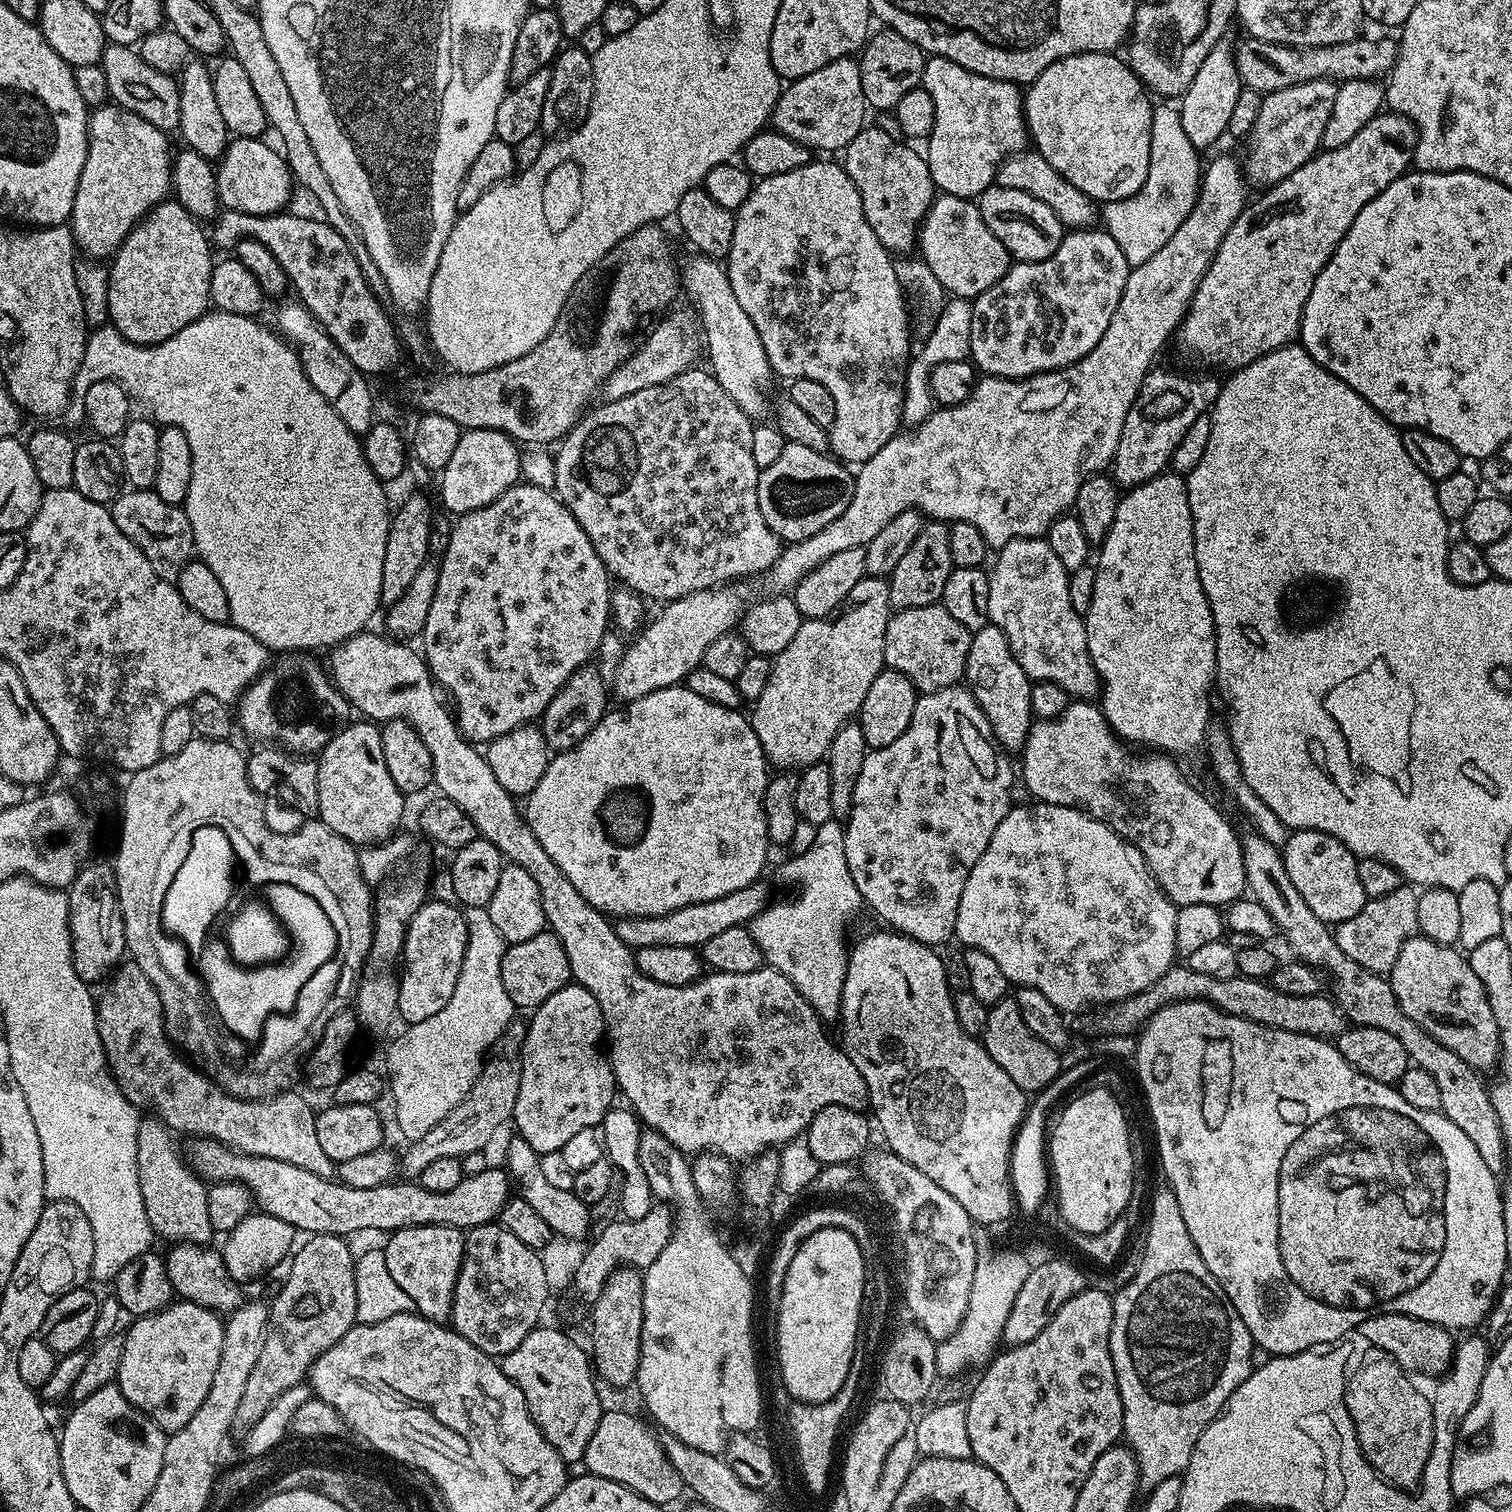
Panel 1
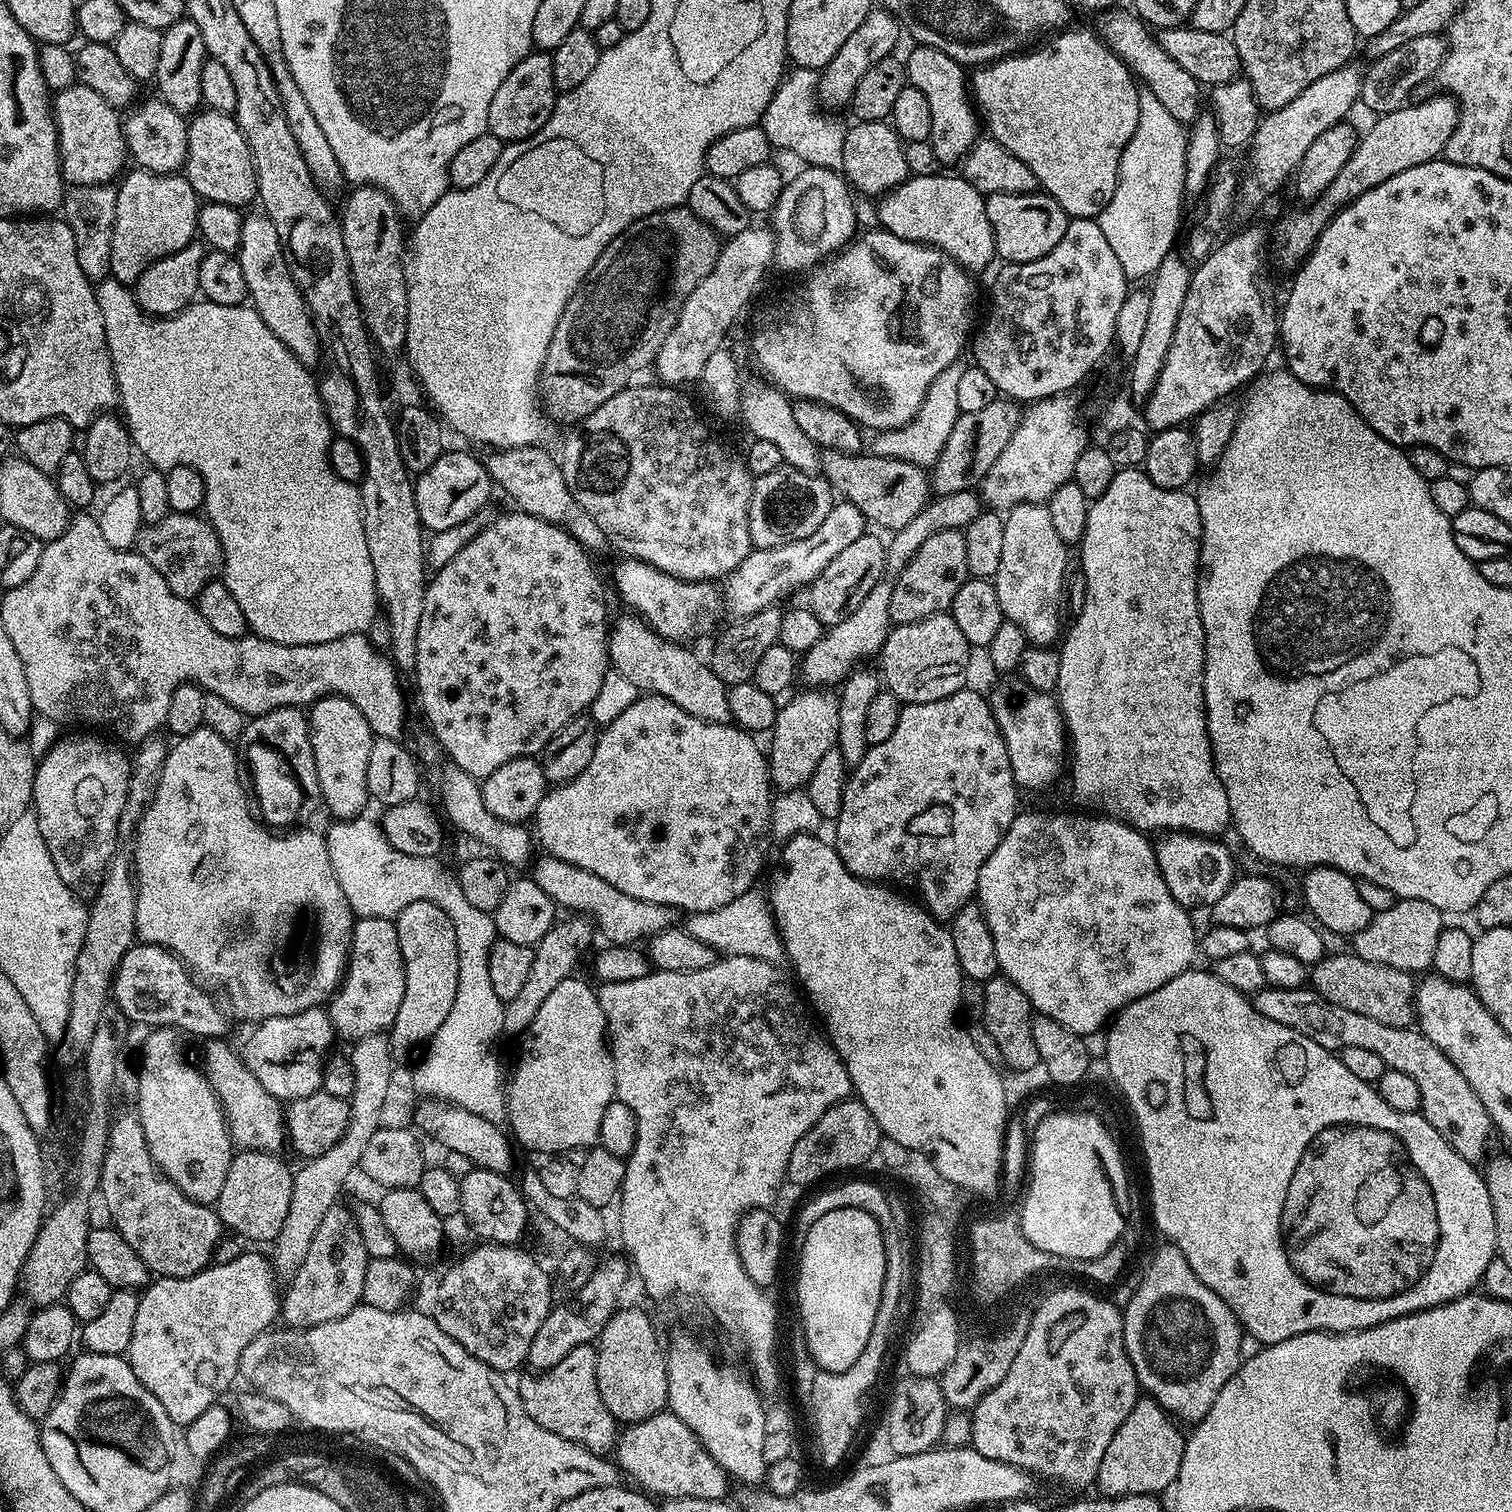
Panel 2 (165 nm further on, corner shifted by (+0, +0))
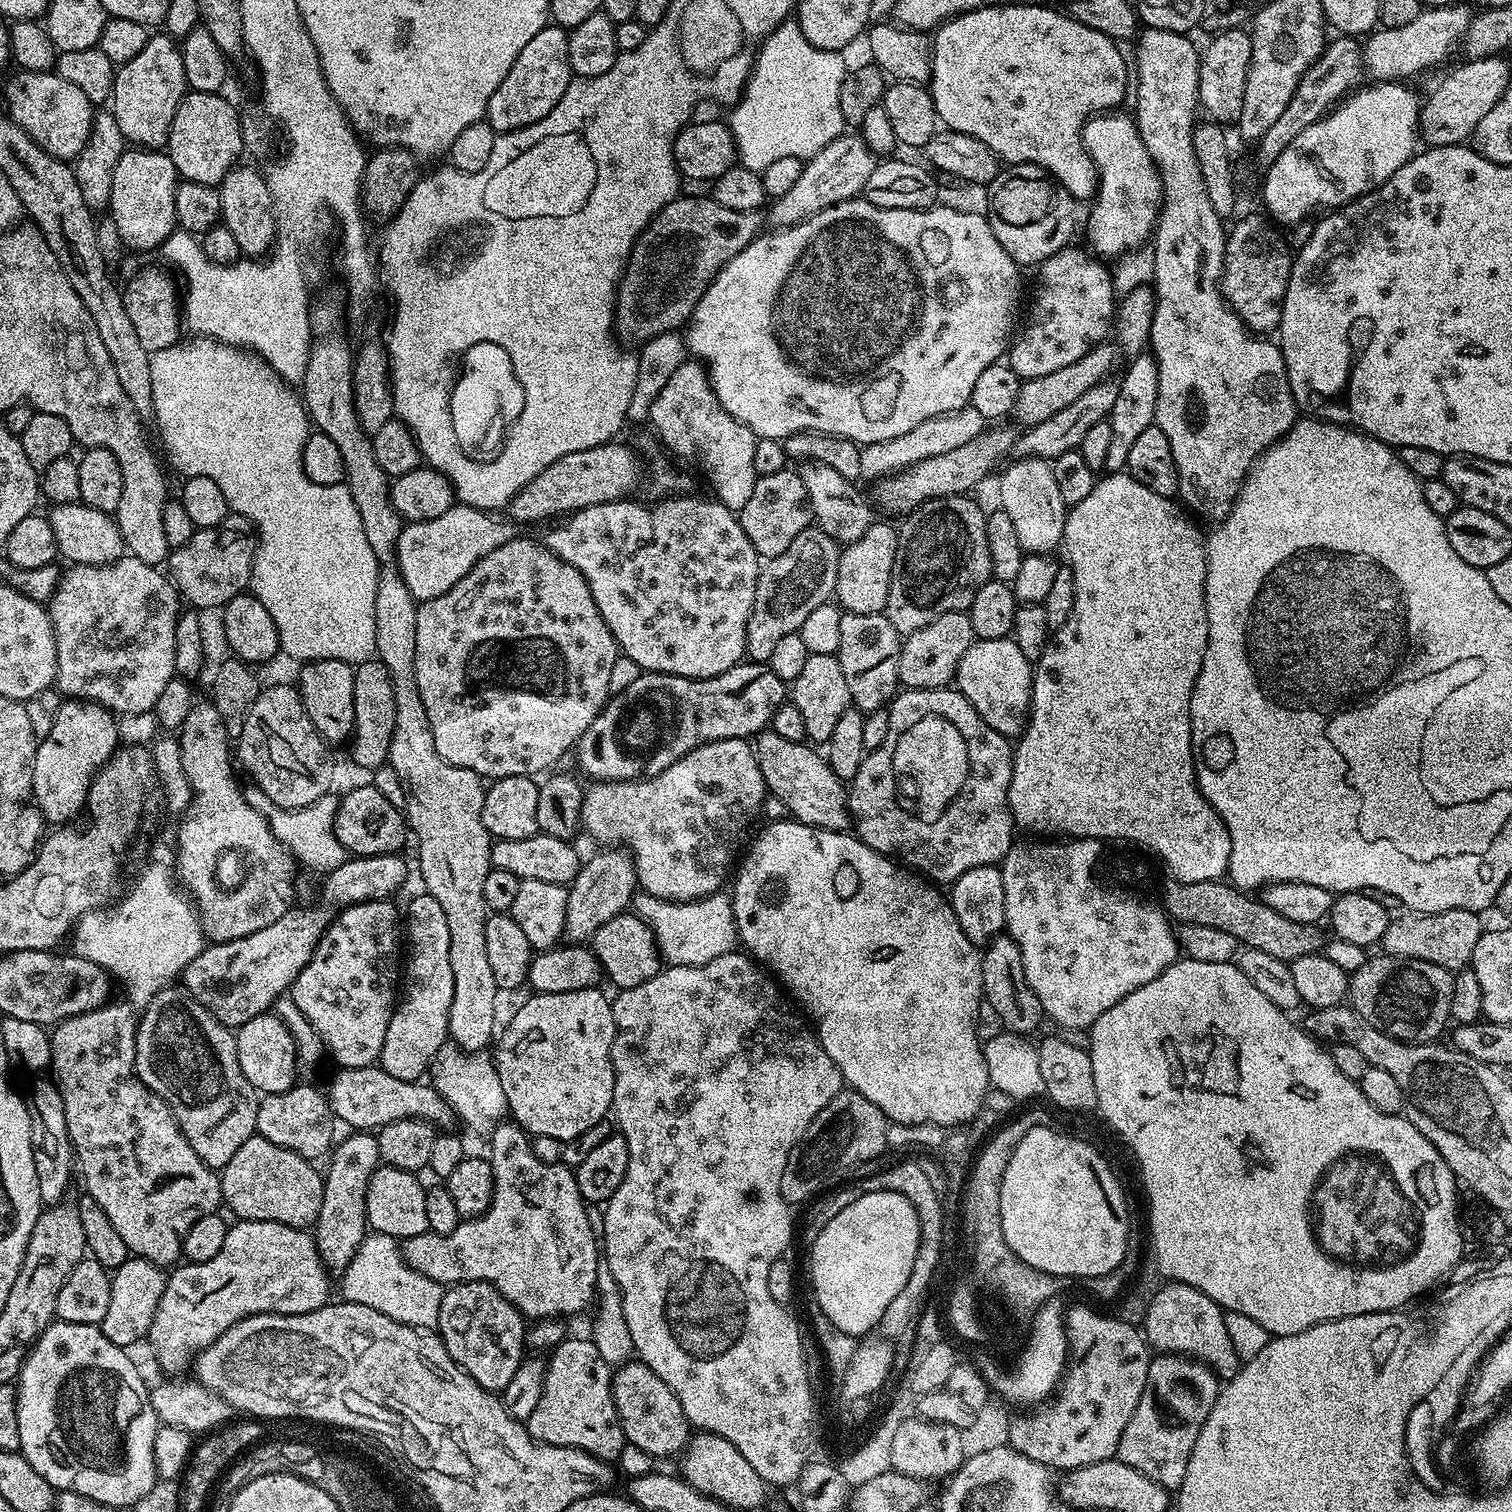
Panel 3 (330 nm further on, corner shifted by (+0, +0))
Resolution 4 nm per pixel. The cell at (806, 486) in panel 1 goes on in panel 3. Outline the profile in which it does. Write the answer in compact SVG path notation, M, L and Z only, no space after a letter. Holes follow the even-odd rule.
M796 470L759 477L754 486L754 494L750 494L750 502L746 502L738 515L742 530L746 530L746 538L750 538L754 550L762 558L782 554L782 550L786 550L786 546L790 546L790 542L794 542L794 538L798 538L798 534L802 534L802 530L813 523L806 486Z

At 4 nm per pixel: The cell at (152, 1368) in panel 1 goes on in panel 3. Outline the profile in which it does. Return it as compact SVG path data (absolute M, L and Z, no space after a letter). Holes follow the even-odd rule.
M236 1220L231 1225L226 1234L225 1242L222 1245L222 1250L214 1255L214 1258L208 1262L198 1262L191 1264L189 1262L181 1263L179 1266L173 1267L167 1273L168 1281L162 1292L162 1302L158 1302L158 1310L154 1312L154 1322L150 1326L146 1340L147 1343L152 1343L152 1352L156 1355L156 1360L160 1363L160 1368L164 1374L184 1374L184 1372L193 1367L194 1357L196 1353L204 1348L209 1348L213 1342L222 1334L226 1334L226 1330L230 1330L230 1326L234 1326L238 1322L242 1322L251 1316L261 1316L267 1312L273 1316L297 1316L298 1314L310 1314L314 1310L318 1310L323 1304L329 1303L331 1292L334 1292L334 1284L328 1281L330 1277L329 1269L324 1263L324 1258L320 1251L316 1248L316 1241L311 1231L303 1228L295 1228L294 1226L286 1226L282 1222L258 1222L257 1220Z

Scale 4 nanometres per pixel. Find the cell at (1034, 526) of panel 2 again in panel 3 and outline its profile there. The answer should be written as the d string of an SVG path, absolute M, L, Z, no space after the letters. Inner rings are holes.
M1016 458L1011 462L1013 464L1008 469L1005 467L999 473L999 507L1010 514L1010 522L1014 522L1018 542L1026 554L1055 553L1055 548L1059 549L1064 539L1066 505L1062 490L1058 490L1058 482L1054 482L1051 463L1031 458Z

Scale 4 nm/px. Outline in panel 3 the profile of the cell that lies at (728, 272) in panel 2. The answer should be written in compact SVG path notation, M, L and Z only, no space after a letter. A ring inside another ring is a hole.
M859 134L839 136L805 163L798 183L787 194L771 201L772 209L770 204L766 212L767 223L776 228L792 228L838 202L857 199L863 193L866 182L870 182L870 174L874 174L877 163L876 153L870 150L870 146L866 146Z

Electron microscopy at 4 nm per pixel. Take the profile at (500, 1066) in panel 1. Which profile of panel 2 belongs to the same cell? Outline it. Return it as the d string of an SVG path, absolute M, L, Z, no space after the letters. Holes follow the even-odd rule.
M572 914L567 917L557 919L551 930L534 945L534 963L530 966L530 974L526 978L526 983L518 989L515 998L510 998L504 1006L504 1032L507 1035L519 1037L534 1022L534 1014L538 1014L542 1002L546 1002L553 990L558 986L558 982L569 979L576 968L576 963L580 960L580 955L587 948L588 943L594 936L594 925L591 920L580 914Z

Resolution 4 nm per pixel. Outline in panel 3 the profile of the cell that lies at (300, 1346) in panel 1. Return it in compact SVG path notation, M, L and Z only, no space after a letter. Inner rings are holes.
M356 1130L348 1135L352 1136L346 1137L344 1141L341 1139L330 1153L328 1172L326 1168L323 1173L322 1210L318 1210L314 1225L316 1248L323 1256L325 1265L336 1274L343 1273L344 1268L350 1266L350 1258L358 1254L358 1246L362 1246L364 1237L370 1231L366 1214L366 1190L370 1178L382 1164L378 1142L371 1131Z

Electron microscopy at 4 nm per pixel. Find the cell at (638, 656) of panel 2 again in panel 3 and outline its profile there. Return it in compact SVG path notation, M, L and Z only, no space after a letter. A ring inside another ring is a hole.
M774 730L759 732L754 738L756 761L762 770L765 789L785 808L787 815L801 824L843 832L852 824L852 811L848 809L848 788L845 781L834 774L827 759L820 756L808 742L790 742Z

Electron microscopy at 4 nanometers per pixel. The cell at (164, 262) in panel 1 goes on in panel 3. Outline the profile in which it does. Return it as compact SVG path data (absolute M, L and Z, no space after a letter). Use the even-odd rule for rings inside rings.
M129 147L114 166L114 186L110 186L108 208L110 218L120 235L125 249L137 248L146 252L162 246L177 231L174 214L174 194L178 177L176 167L167 151Z

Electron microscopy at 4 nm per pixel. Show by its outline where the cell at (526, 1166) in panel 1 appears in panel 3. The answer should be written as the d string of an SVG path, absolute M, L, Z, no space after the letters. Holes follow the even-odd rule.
M379 1066L340 1068L337 1073L332 1085L326 1088L326 1095L332 1106L332 1115L341 1125L349 1124L349 1129L379 1130L399 1120L425 1120L433 1126L453 1123L452 1107L431 1083L394 1078L394 1074L386 1074L386 1070Z

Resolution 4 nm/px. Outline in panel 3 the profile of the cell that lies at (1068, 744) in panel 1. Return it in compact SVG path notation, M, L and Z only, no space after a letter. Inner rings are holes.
M990 638L989 640L972 641L958 662L955 687L978 710L978 714L998 734L1009 738L1019 738L1024 733L1026 713L1032 707L1032 674L1033 661L1018 650L1011 638Z

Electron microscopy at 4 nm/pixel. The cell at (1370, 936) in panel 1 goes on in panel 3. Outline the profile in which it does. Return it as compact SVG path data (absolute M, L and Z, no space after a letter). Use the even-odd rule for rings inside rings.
M1446 910L1404 915L1408 916L1388 921L1388 929L1382 941L1383 951L1387 955L1434 962L1434 966L1449 970L1464 970L1471 965L1474 946L1478 946L1482 931L1481 917L1477 913L1470 910Z

